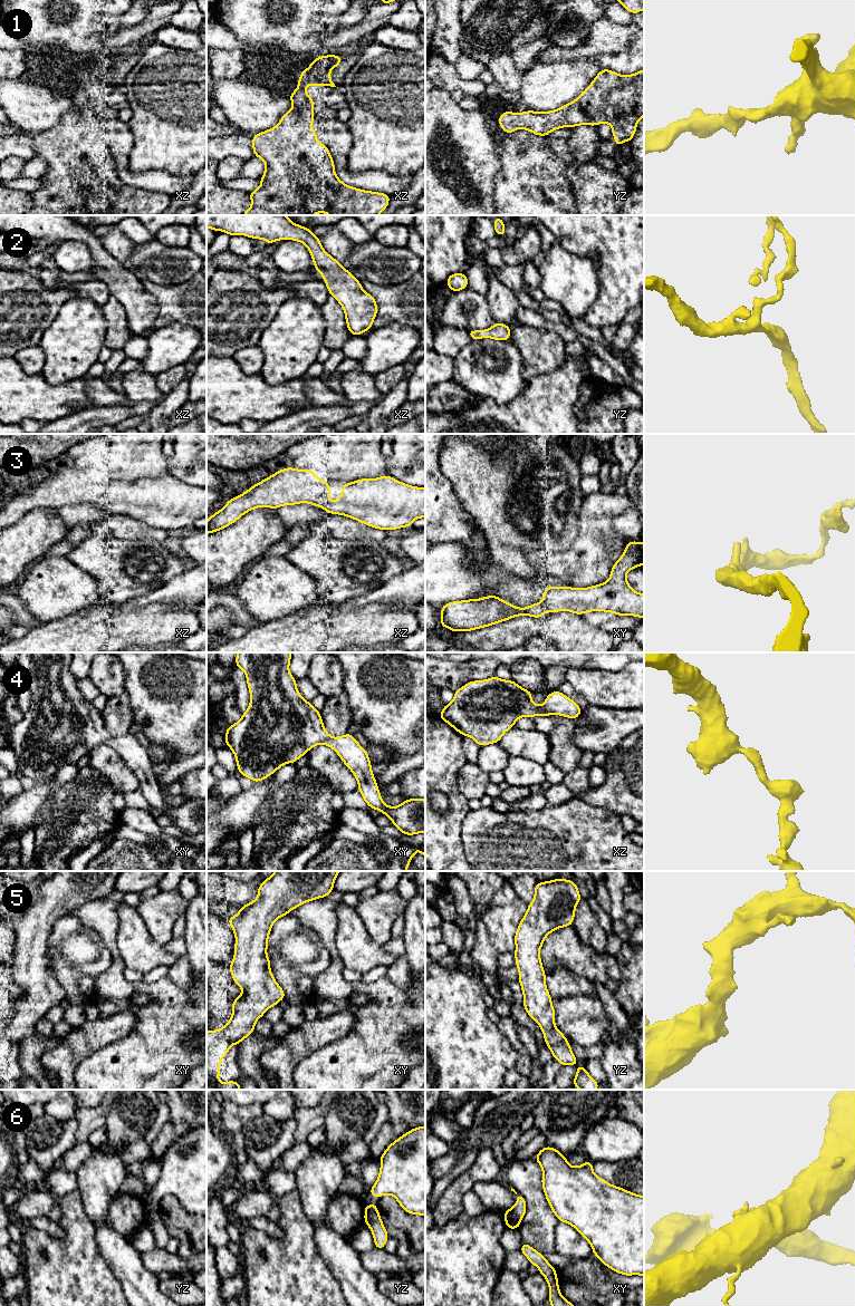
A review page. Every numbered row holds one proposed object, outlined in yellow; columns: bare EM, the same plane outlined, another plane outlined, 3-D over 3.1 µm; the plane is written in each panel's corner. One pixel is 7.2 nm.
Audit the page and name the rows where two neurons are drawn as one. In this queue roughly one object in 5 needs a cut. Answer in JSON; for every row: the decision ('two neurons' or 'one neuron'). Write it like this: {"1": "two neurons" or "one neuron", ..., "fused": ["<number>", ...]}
{"1": "one neuron", "2": "one neuron", "3": "one neuron", "4": "one neuron", "5": "one neuron", "6": "two neurons", "fused": ["6"]}

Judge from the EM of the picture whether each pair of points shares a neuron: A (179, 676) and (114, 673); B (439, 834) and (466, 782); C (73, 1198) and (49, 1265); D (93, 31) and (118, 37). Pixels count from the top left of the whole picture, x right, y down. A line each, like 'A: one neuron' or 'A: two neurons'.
A: two neurons
B: two neurons
C: one neuron
D: two neurons

